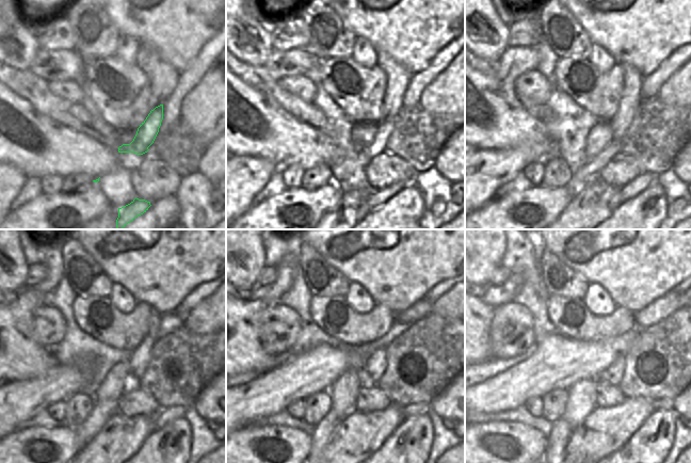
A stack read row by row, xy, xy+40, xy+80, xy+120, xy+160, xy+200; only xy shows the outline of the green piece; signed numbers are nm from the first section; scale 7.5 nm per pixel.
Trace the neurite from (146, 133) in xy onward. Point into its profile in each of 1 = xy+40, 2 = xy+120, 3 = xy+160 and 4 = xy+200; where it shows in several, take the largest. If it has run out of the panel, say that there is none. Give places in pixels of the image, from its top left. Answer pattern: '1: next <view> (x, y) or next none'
1: next xy+40 (348, 160)
2: next xy+120 (102, 410)
3: next xy+160 (322, 432)
4: next xy+200 (557, 441)

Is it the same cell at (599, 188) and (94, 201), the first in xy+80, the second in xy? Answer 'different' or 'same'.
different

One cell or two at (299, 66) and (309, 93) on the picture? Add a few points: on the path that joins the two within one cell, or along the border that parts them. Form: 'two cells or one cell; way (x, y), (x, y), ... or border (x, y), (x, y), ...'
two cells; border (303, 75), (288, 75), (278, 80)

